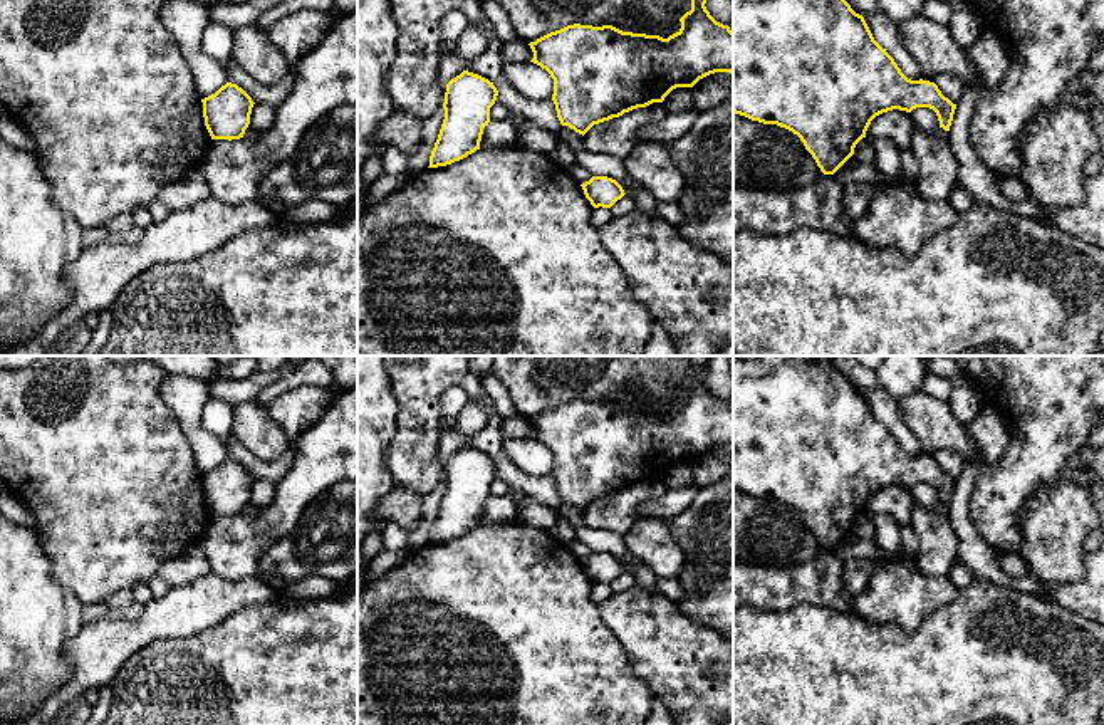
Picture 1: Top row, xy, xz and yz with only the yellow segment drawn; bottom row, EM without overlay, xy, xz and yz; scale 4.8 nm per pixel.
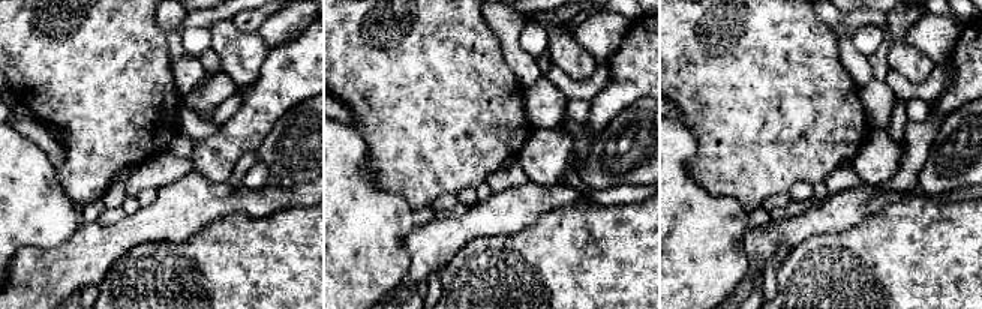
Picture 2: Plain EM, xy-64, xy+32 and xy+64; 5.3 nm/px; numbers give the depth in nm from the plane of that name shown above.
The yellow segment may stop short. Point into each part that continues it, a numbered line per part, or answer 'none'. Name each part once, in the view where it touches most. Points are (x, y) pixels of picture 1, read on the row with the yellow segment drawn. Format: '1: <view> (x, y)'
none

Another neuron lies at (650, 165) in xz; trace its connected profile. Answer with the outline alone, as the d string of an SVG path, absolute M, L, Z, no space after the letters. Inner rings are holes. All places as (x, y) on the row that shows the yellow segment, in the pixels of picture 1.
M639 141L622 161L633 181L658 201L676 203L683 195L686 178L673 159L669 144Z

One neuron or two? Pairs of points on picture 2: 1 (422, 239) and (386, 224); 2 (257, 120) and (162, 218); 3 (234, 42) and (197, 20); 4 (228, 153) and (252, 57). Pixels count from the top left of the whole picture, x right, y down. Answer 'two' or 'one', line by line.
1: two
2: two
3: two
4: two

